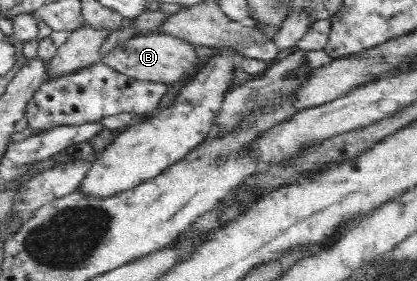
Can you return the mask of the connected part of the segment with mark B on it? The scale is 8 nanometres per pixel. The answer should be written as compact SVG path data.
M159 33L151 36L134 36L127 40L125 44L121 44L119 48L115 48L113 52L109 52L99 62L111 66L114 70L120 71L121 74L141 81L173 84L173 82L181 80L185 74L195 72L205 61L199 58L195 45L185 39Z

